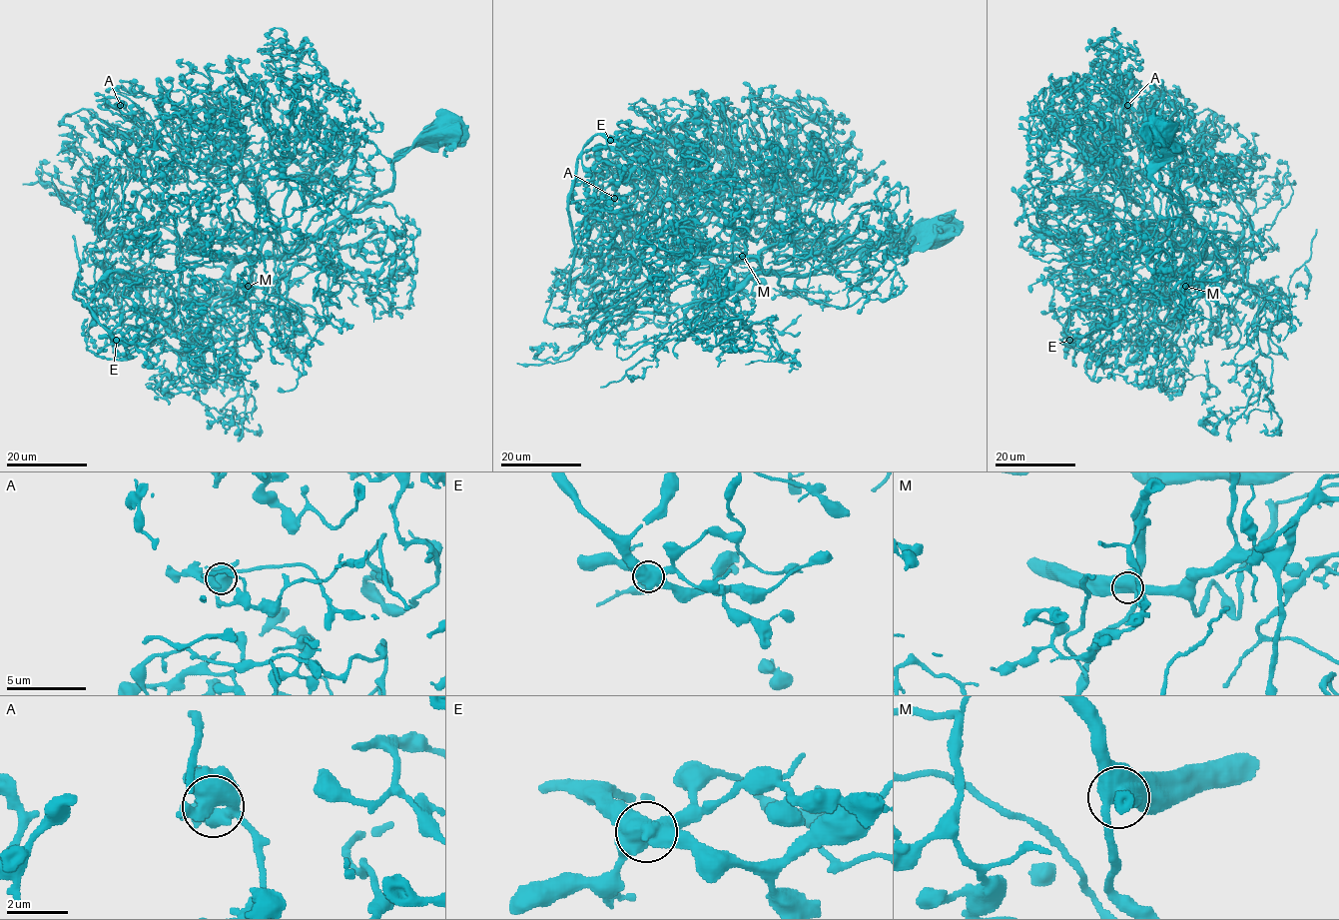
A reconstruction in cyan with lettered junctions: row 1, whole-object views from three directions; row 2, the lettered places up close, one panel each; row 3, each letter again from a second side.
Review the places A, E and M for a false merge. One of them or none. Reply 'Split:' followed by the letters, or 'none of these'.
Split: E

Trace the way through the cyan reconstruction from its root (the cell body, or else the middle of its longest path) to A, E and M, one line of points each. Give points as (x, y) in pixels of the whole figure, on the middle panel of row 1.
A: (937, 230), (917, 237), (888, 223), (810, 273), (723, 288), (682, 253), (677, 209), (614, 198)
E: (937, 230), (888, 223), (810, 273), (723, 288), (672, 255), (670, 160), (645, 167), (610, 140)
M: (937, 230), (917, 237), (888, 223), (874, 242), (829, 262), (786, 235), (742, 256)

